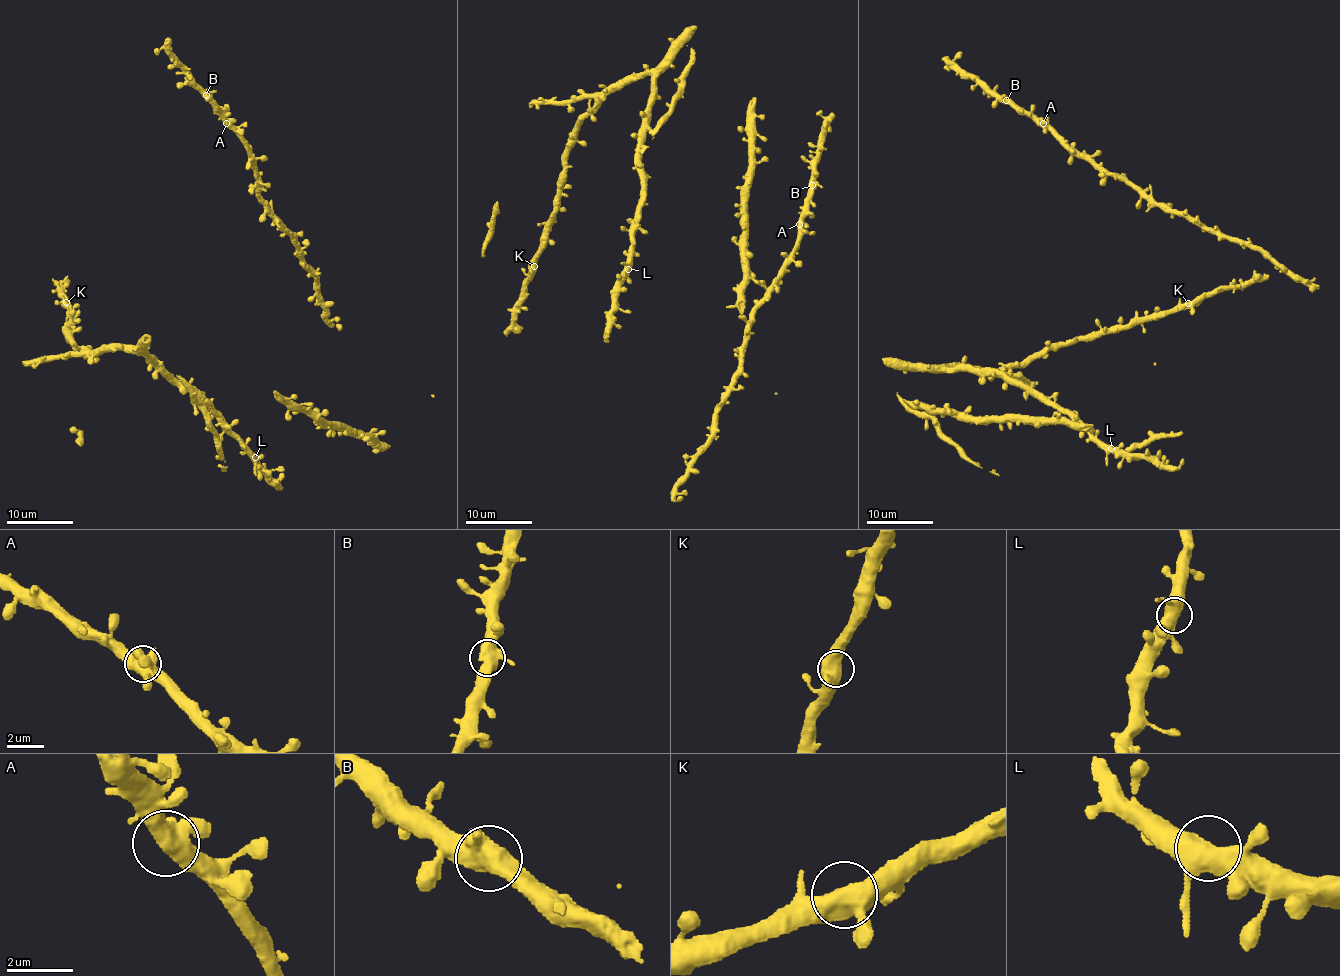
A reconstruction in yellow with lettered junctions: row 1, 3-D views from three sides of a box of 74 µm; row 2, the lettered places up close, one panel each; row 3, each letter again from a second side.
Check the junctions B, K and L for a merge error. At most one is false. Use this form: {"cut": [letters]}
{"cut": []}

